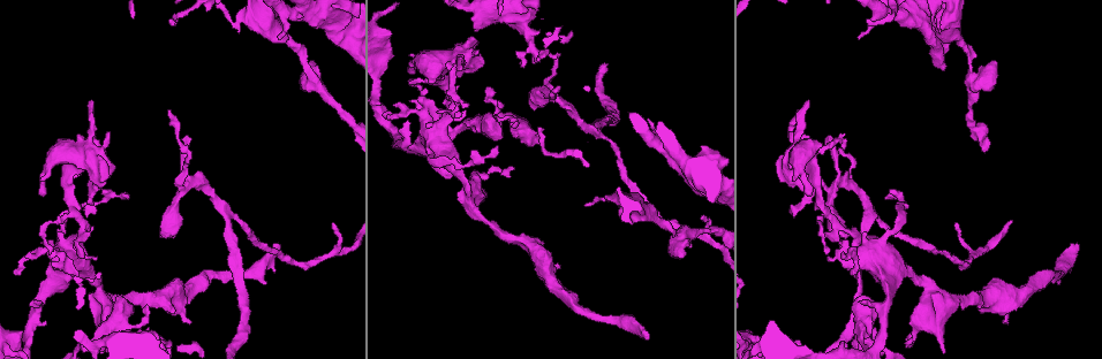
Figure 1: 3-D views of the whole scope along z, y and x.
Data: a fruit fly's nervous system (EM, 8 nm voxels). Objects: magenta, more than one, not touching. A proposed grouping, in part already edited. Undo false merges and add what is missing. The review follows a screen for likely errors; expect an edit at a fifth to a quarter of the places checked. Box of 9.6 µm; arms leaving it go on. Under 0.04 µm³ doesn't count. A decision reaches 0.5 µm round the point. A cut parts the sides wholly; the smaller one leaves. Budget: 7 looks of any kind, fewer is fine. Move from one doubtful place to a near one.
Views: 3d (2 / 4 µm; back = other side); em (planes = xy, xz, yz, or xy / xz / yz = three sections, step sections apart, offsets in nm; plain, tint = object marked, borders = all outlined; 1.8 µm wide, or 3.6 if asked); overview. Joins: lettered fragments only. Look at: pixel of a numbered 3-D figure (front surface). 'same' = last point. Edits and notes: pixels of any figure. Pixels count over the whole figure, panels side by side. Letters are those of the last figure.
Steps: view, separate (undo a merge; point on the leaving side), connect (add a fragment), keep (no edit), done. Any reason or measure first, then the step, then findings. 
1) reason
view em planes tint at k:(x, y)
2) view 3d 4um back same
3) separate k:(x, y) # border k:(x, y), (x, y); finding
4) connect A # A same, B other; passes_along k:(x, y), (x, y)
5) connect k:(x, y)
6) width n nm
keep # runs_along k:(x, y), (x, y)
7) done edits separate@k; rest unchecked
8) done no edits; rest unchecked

thin neck
view 3d 2um at 1:(972, 80)

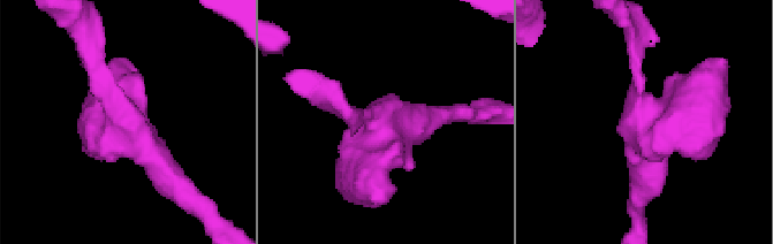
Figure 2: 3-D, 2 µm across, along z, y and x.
view em planes plain at 2:(120, 124)

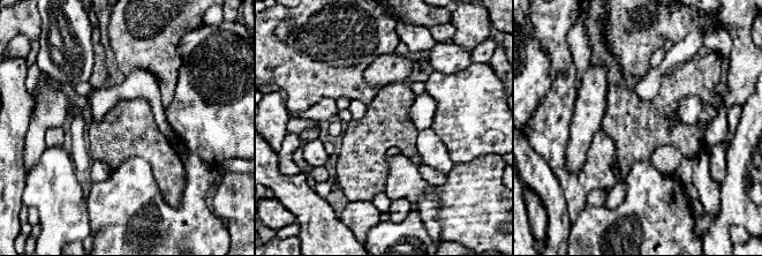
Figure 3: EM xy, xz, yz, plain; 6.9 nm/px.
what lies round it
view em planes borders same

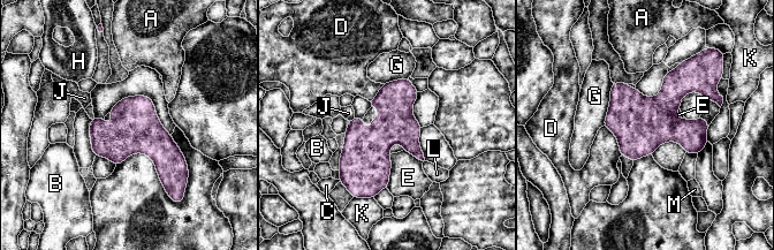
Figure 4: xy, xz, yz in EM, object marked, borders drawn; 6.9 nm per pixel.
keep # A other, B other, C other, D other, E other, G other, H other, J other, K other, L other, M other; border 4:(391, 154), (391, 175), (386, 187); all the same neuron

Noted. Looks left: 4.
two arms at a narrow angle
view 3d 4um at 1:(677, 160)

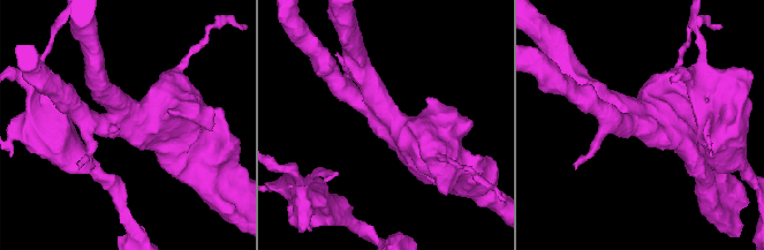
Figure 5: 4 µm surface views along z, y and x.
arms 3; arm_widths 300, 360, 700 nm
view em yz step 8 tint at 5:(388, 123)

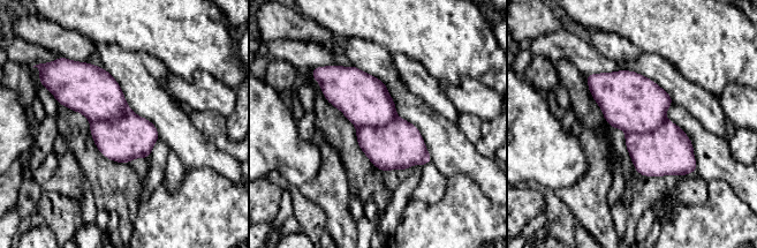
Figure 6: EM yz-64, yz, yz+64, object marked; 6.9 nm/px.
another direction
view em planes borders same

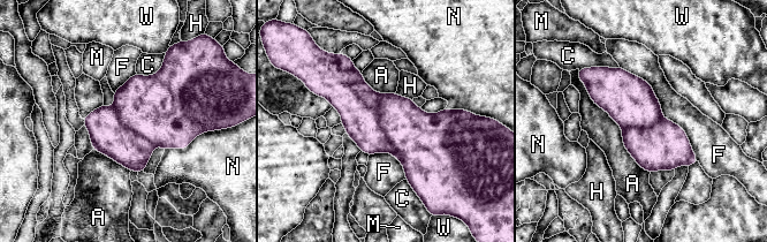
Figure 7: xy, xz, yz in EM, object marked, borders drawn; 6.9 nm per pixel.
longest_contact F 900 nm
separate 7:(357, 103) # A other, C other, F other, H other, M other, N other, W other; a second neuron is stuck on

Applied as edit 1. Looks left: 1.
three arms meet
view em planes borders at 1:(228, 214)

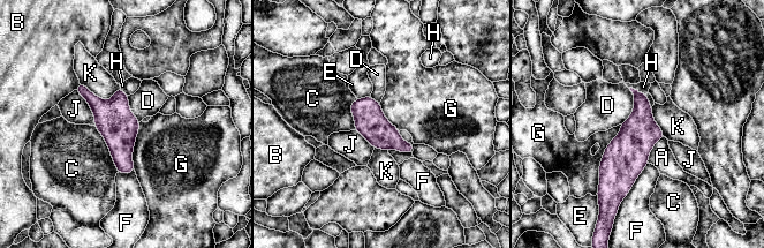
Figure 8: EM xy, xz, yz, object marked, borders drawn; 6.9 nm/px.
keep # A other, B other, C other, D other, E other, F other, G other, H other, J other, K other; border 8:(621, 125), (602, 157), (596, 194); continuous, no second neuron

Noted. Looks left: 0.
done edits separate@7; rest unchecked

